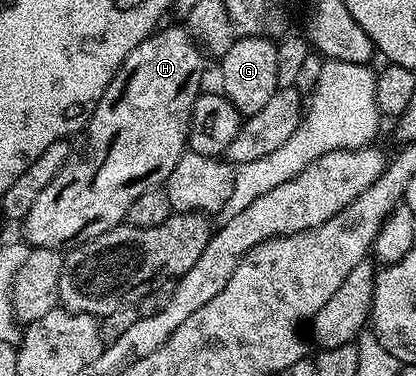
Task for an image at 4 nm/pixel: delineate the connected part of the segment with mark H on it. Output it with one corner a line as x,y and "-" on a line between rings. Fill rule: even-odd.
181,24
178,25
171,29
159,28
132,47
128,59
124,59
112,83
108,83
108,91
104,91
96,111
86,124
82,146
79,149
77,146
76,152
66,160
66,166
56,179
52,179
52,183
48,183
48,187
44,187
44,191
40,191
36,203
32,203
32,211
28,211
24,237
33,248
62,251
75,243
104,235
126,221
127,211
144,191
165,186
168,175
172,175
172,167
180,163
182,154
188,149
186,136
192,107
203,88
204,53
199,42

